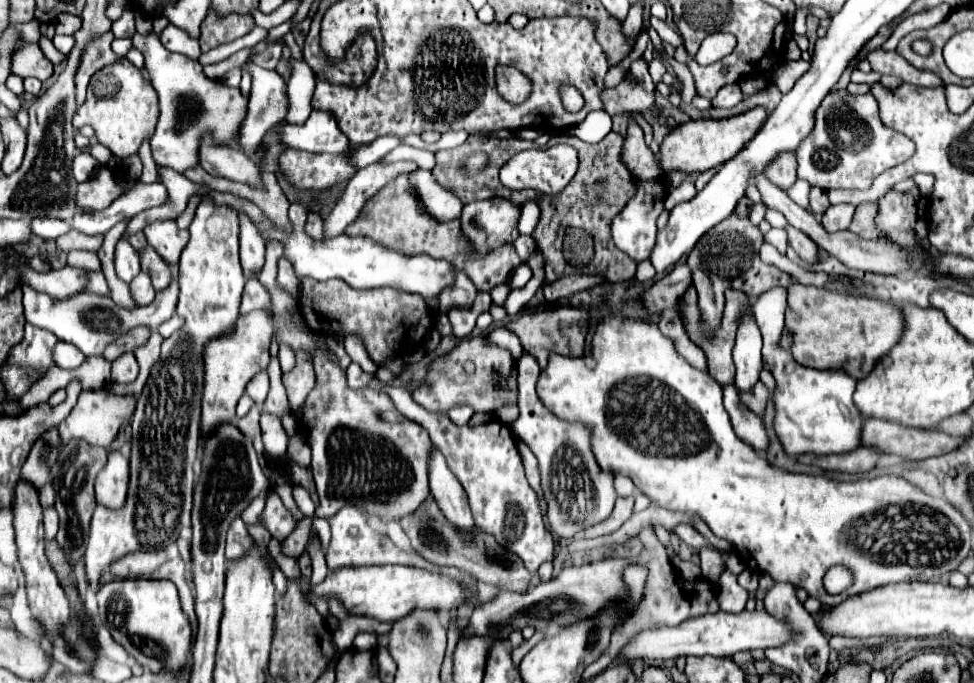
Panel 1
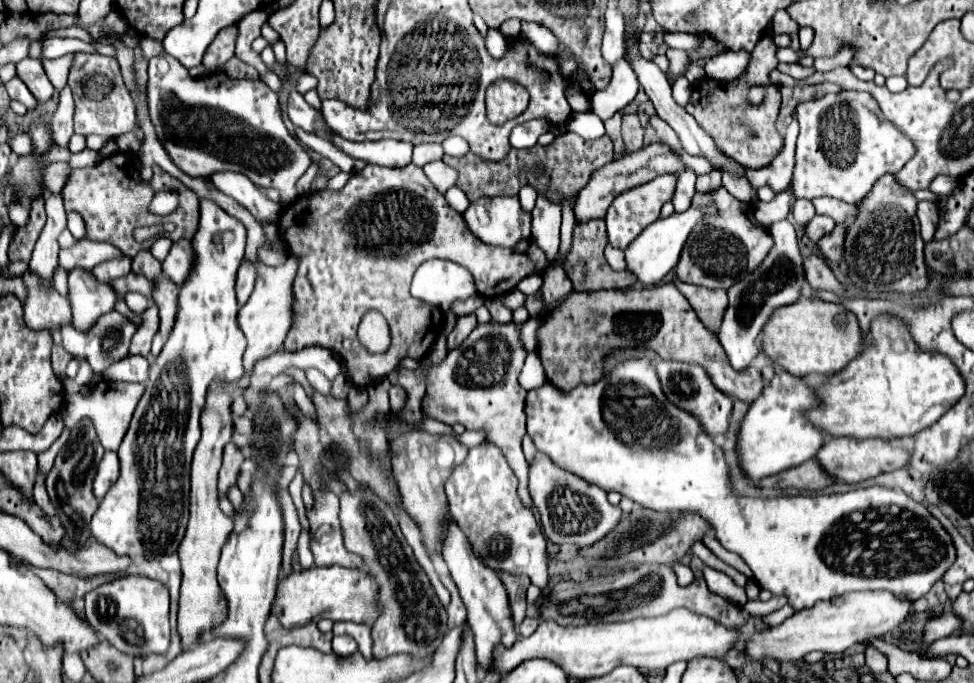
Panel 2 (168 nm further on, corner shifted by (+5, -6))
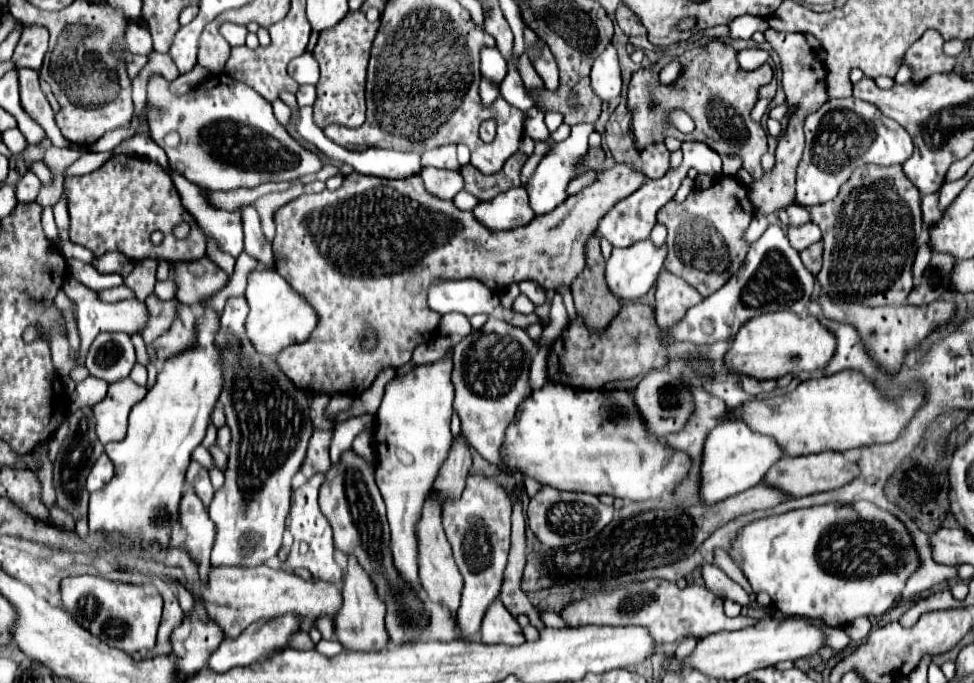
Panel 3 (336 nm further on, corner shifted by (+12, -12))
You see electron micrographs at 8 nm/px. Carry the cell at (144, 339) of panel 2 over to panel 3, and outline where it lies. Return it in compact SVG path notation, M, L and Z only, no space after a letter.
M149 295L145 299L145 307L149 309L149 321L141 331L145 345L155 341L161 333L169 329L171 321L175 319L175 303L177 301L159 301L155 295Z

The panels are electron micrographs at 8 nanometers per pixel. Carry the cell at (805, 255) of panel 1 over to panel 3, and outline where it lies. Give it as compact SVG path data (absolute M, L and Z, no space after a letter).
M829 295L821 297L821 309L823 309L825 317L829 317L829 319L835 319L841 323L851 323L859 331L867 351L877 361L881 361L881 365L889 373L897 373L897 369L903 363L905 351L915 347L929 331L933 331L937 325L945 323L955 311L953 303L949 303L949 301L933 301L927 307L911 307L911 305L895 307L895 305L891 305L891 307L873 309L873 307L865 307L865 305L857 305L857 303L833 303L833 299Z

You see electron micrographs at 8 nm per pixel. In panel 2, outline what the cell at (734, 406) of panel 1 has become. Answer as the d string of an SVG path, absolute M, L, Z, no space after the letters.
M658 361L656 365L658 365L656 373L658 373L658 379L660 379L660 385L662 385L666 399L674 407L694 415L700 421L702 429L710 437L712 435L724 435L728 429L728 415L732 411L732 399L726 397L722 391L718 391L712 385L706 371L698 365L688 365L688 363L678 363L678 361Z

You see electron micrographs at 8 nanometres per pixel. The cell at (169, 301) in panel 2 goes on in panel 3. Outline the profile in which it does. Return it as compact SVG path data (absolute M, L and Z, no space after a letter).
M177 303L177 317L167 333L163 333L157 341L153 341L153 347L157 351L157 359L165 361L165 357L177 355L181 349L187 349L193 343L193 331L195 329L195 315L189 305Z

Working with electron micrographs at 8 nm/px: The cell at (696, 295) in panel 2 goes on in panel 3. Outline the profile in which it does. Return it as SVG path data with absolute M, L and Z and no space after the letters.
M663 269L659 273L655 289L657 289L655 291L657 323L661 327L677 325L677 321L681 321L681 317L685 317L685 313L693 305L697 305L705 299L705 297L701 297L701 293L697 293L697 289L693 289L691 285L685 285L685 281L681 277L675 277L667 269Z

